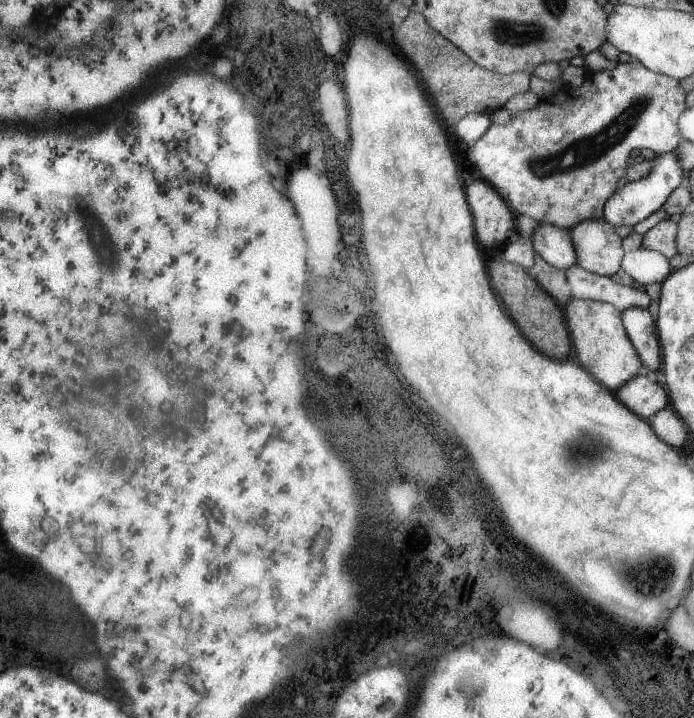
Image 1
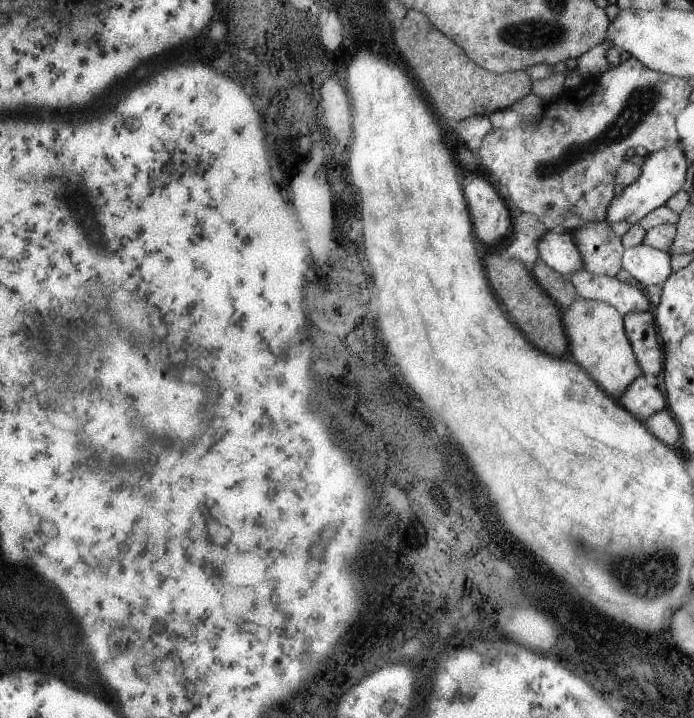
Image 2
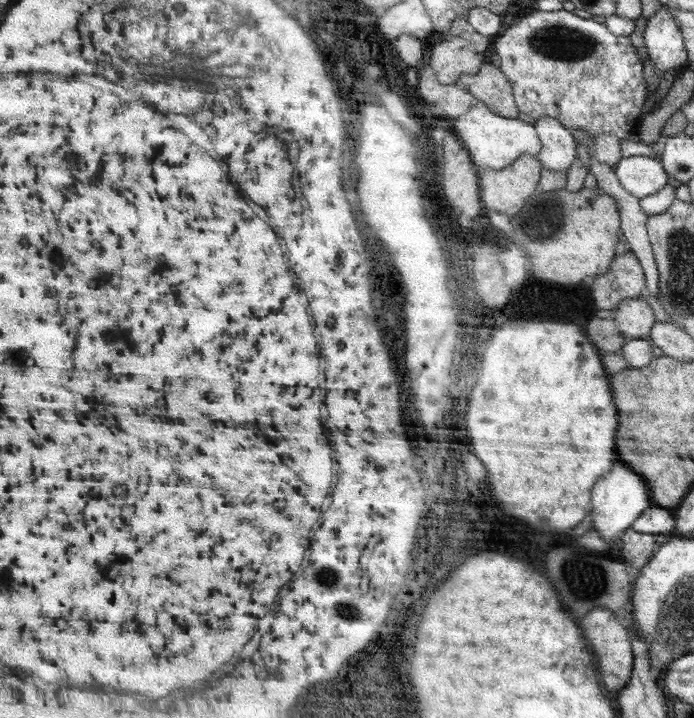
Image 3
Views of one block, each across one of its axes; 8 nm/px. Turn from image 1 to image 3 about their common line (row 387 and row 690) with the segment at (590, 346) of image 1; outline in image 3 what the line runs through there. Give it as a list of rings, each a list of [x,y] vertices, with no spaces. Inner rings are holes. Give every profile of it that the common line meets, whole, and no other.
[[[605,607],[594,608],[582,616],[580,628],[583,628],[584,636],[590,640],[591,652],[595,653],[598,661],[600,680],[607,689],[608,696],[615,699],[623,688],[627,687],[628,680],[632,676],[632,662],[635,662],[635,656],[632,656],[632,650],[630,650],[628,630],[620,624],[618,615]]]

